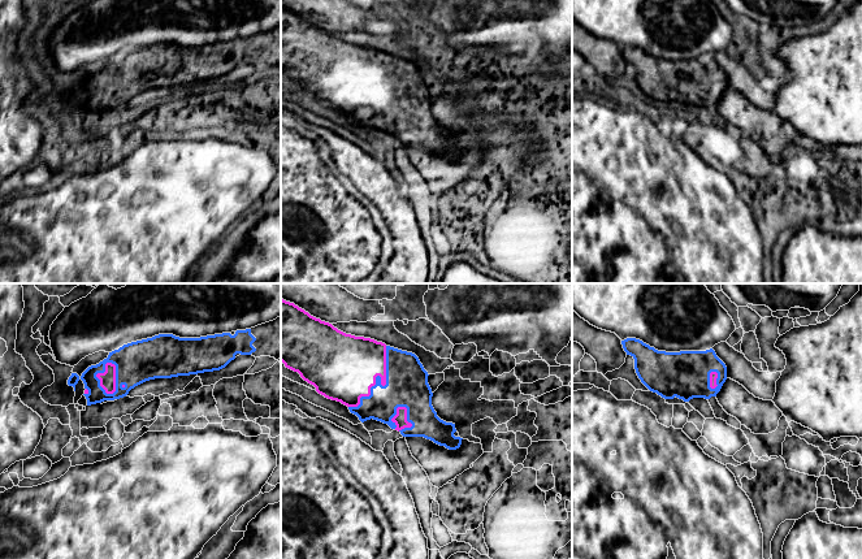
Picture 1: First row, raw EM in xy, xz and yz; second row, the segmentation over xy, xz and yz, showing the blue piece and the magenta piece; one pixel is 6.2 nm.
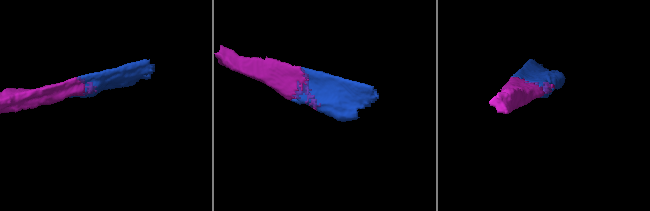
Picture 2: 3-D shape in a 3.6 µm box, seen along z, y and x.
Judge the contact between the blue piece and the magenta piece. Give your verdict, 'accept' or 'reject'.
accept

